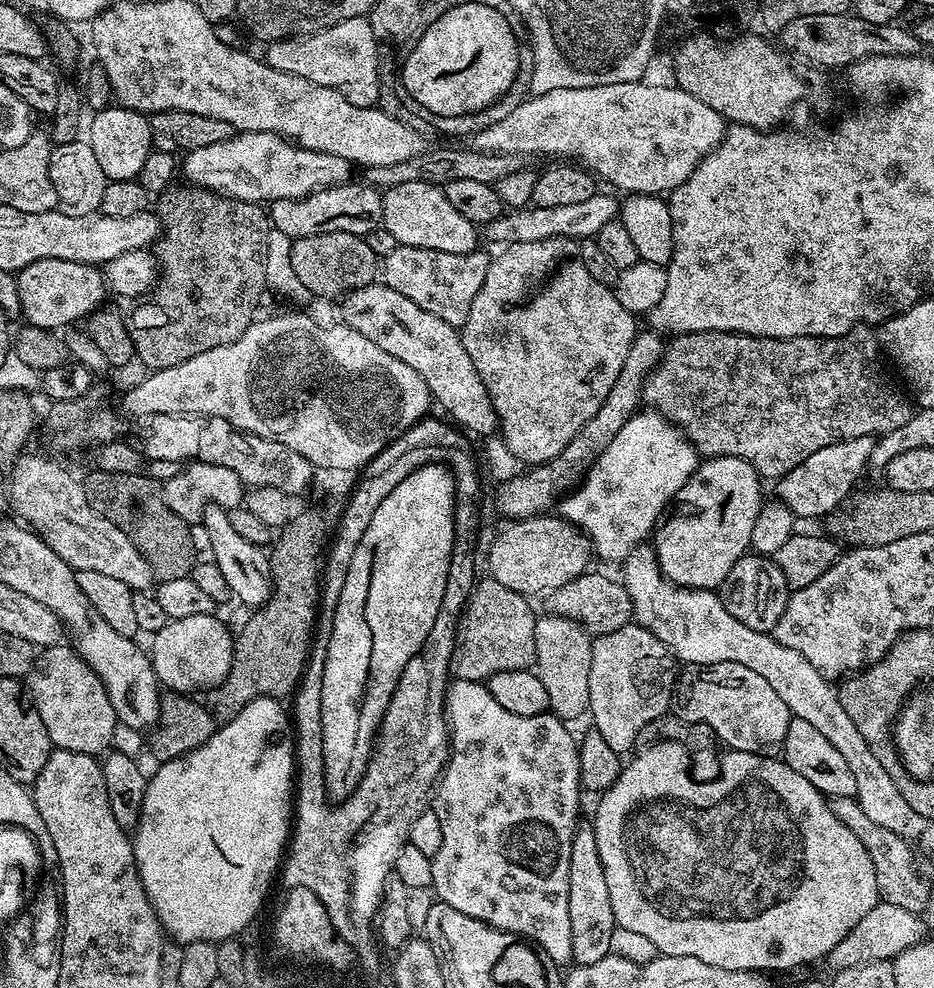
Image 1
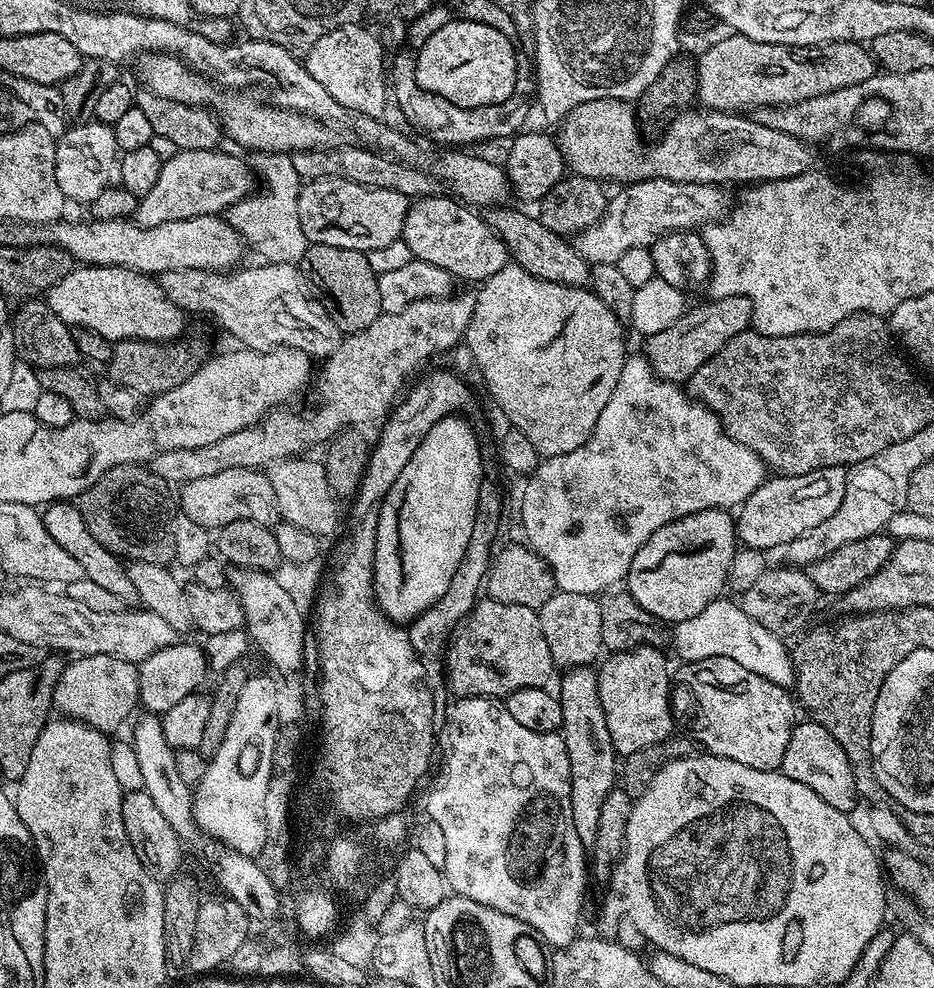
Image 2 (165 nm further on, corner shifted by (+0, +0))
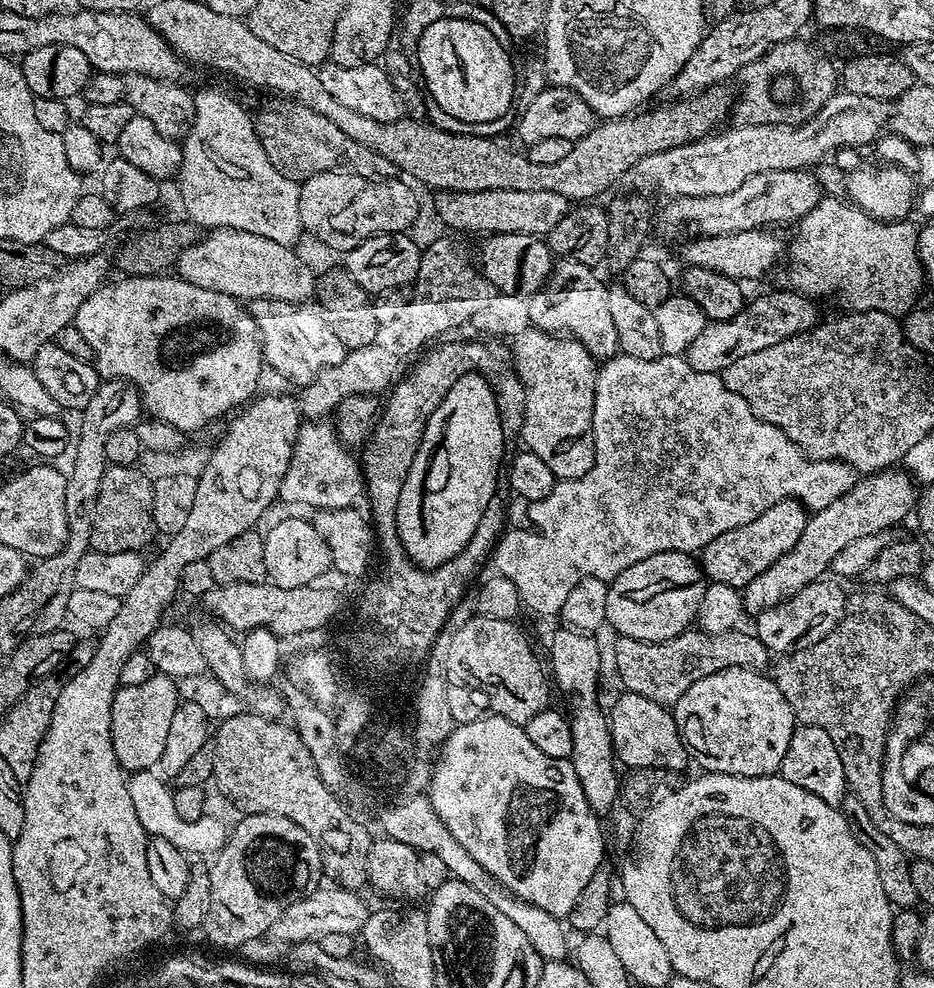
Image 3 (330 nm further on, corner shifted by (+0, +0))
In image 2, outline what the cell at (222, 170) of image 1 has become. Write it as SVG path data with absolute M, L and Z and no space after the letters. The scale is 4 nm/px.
M178 150L171 153L172 156L164 160L153 189L137 201L135 223L149 228L185 218L221 215L234 202L249 195L254 188L251 167L242 159L220 151Z

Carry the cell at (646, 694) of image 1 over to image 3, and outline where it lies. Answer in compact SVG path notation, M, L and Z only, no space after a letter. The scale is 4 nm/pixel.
M621 691L621 696L612 704L612 712L607 713L608 729L612 735L612 750L617 761L624 764L625 769L664 768L666 771L683 773L683 768L690 764L688 748L678 734L678 726L674 722L671 711L658 702L650 702L650 698L642 698L642 694Z

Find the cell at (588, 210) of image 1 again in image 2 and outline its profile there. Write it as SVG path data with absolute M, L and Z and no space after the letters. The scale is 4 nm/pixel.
M639 180L636 184L629 184L619 189L617 196L613 195L608 202L608 209L604 217L594 226L582 230L577 236L571 237L570 243L578 258L587 264L600 263L616 264L626 250L647 248L658 237L668 232L690 232L703 229L705 224L715 224L717 220L724 219L730 208L728 196L723 187L714 184L691 184L690 182L670 182L669 180Z

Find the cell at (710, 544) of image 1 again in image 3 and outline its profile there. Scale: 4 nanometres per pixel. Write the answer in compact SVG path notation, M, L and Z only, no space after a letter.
M663 552L662 554L650 554L650 558L646 558L642 562L634 562L634 566L630 566L626 570L622 570L622 574L618 574L615 576L613 580L609 583L608 593L606 594L606 624L610 629L613 628L613 633L616 636L625 636L626 638L634 638L635 640L645 640L646 642L662 642L663 640L669 640L670 638L674 638L675 636L681 636L684 632L689 631L693 627L694 621L696 619L696 615L698 614L698 606L702 606L702 594L704 593L704 589L706 587L706 577L704 574L704 569L702 567L701 561L697 559L695 555L689 554L687 552Z

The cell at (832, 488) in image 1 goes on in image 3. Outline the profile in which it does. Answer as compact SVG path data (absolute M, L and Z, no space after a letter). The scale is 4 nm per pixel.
M783 500L766 514L758 514L754 522L746 522L746 526L738 526L734 530L726 530L726 534L718 534L714 542L710 542L702 549L702 567L705 577L711 583L725 584L743 589L750 582L750 578L758 578L762 570L774 566L782 554L786 554L802 538L802 530L806 530L806 522L810 515L798 500Z

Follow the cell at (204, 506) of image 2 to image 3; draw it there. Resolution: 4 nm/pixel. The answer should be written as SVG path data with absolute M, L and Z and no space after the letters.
M327 419L305 423L296 435L290 466L280 483L279 499L288 504L305 504L311 510L359 505L366 492L364 474L361 461L351 454Z

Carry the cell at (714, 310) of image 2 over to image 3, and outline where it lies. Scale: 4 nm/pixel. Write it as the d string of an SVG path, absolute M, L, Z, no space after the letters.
M783 291L768 292L757 300L749 299L743 310L734 314L734 318L705 323L702 334L690 342L686 353L688 364L694 366L694 370L720 374L726 366L734 366L738 358L766 350L766 346L775 346L777 342L786 342L786 338L812 331L821 319L816 309L817 301L811 296L803 296L801 292Z

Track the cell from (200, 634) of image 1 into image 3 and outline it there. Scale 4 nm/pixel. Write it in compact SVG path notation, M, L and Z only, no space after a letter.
M157 674L139 686L121 686L116 689L112 703L112 745L125 773L152 770L159 765L174 710L181 702L177 681L170 676Z

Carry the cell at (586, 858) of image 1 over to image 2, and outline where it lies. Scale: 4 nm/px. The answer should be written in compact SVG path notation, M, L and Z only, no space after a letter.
M591 667L570 668L563 673L558 687L560 705L562 706L562 735L566 742L566 754L570 754L570 814L574 818L574 831L582 838L585 846L591 846L598 838L598 814L607 792L618 784L618 757L610 742L602 706L598 698L598 678Z

